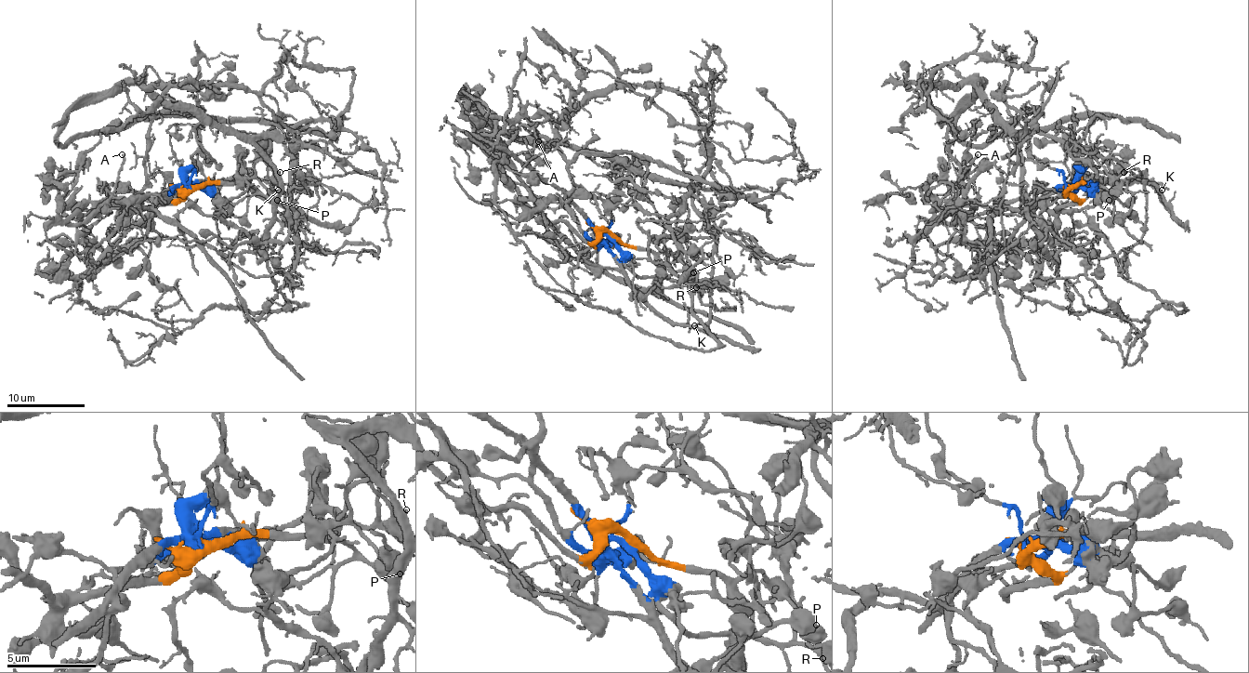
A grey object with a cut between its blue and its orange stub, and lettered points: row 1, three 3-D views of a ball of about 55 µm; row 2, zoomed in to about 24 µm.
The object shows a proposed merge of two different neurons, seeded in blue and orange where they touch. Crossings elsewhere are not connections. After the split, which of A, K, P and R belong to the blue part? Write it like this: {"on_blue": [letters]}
{"on_blue": ["A", "K"]}

